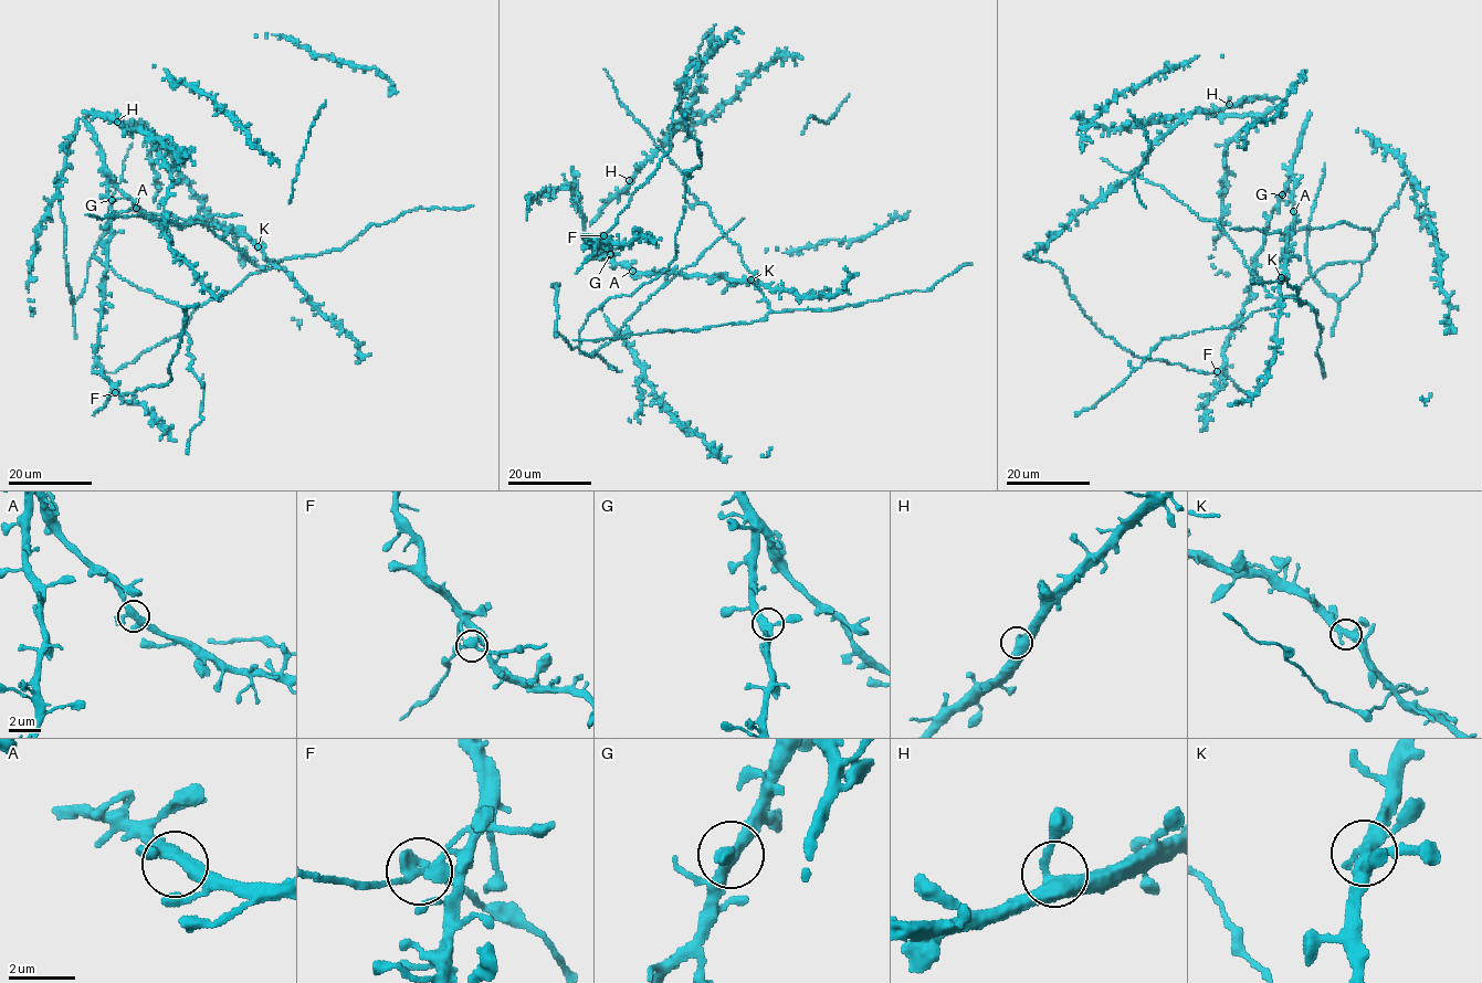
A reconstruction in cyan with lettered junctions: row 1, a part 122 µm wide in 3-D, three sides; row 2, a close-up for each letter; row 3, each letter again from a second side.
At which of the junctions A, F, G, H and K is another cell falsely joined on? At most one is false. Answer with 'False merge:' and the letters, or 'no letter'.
False merge: no letter

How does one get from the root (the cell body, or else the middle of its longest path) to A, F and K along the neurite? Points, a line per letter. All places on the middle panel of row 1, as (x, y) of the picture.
A: (671, 141), (617, 222), (600, 241), (586, 239), (592, 246), (608, 246), (615, 263), (632, 271)
F: (671, 141), (658, 169), (631, 197), (617, 222), (603, 236)
K: (671, 141), (617, 222), (600, 241), (586, 239), (592, 246), (608, 246), (615, 263), (639, 273), (750, 279)

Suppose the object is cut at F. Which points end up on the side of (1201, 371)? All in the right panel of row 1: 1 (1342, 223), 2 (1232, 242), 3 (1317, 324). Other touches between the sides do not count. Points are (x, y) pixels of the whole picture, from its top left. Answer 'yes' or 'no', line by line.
1: yes
2: yes
3: yes

